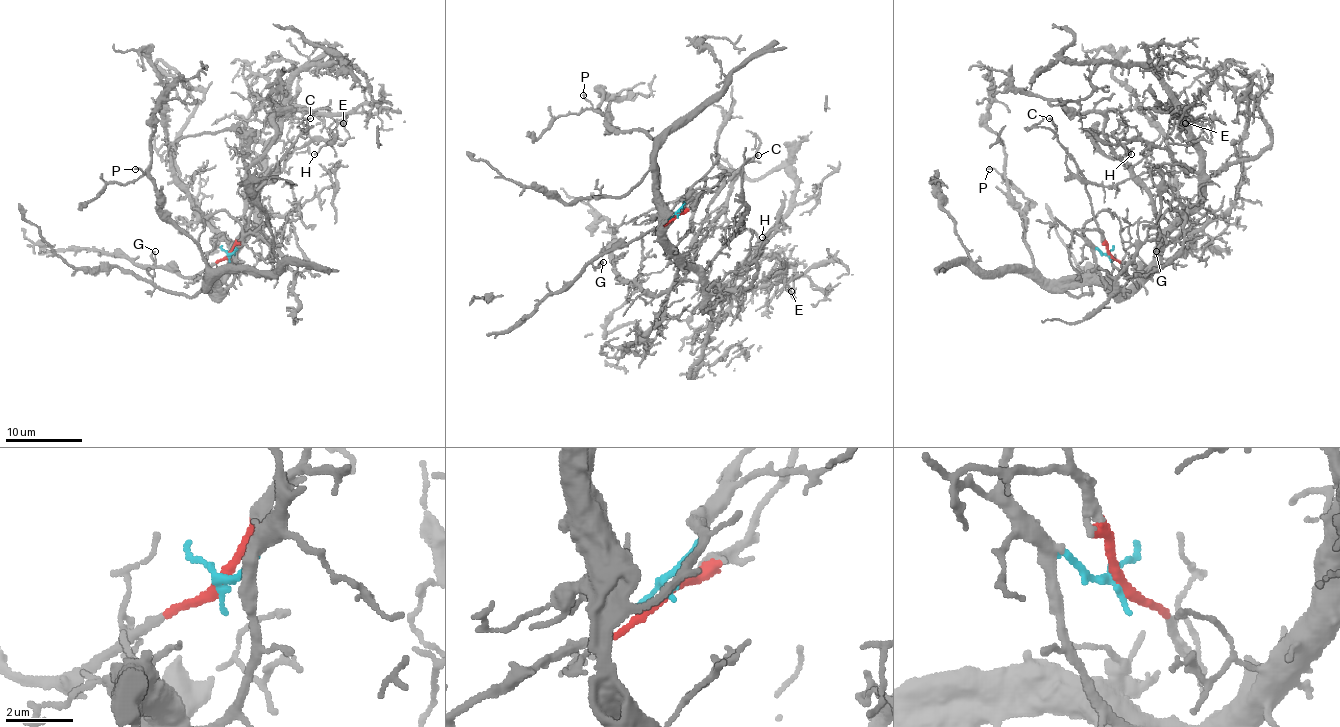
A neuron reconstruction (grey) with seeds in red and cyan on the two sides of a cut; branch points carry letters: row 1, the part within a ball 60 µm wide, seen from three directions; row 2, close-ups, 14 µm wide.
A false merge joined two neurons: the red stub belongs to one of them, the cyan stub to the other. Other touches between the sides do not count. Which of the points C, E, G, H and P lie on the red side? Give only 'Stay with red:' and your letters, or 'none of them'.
Stay with red: C, G

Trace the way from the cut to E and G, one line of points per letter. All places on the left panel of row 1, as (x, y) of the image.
E: (228, 255), (236, 252), (234, 280), (217, 288), (251, 229), (263, 146), (286, 108), (345, 113), (343, 123)
G: (228, 255), (192, 277), (182, 277), (159, 267), (144, 267), (151, 267), (151, 255), (155, 252)

